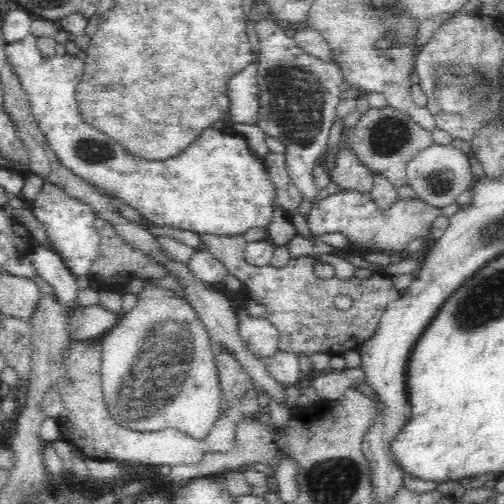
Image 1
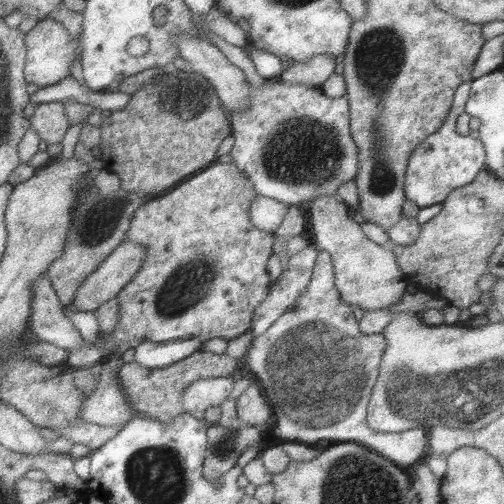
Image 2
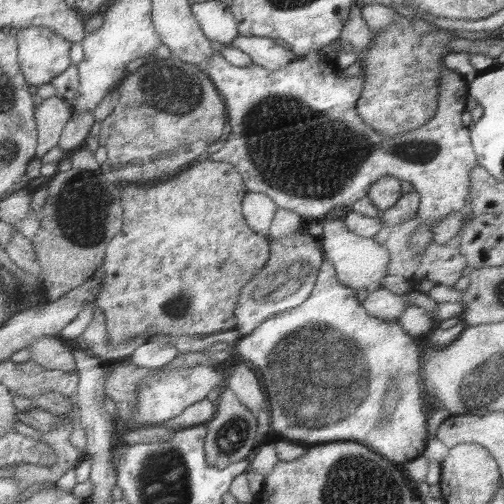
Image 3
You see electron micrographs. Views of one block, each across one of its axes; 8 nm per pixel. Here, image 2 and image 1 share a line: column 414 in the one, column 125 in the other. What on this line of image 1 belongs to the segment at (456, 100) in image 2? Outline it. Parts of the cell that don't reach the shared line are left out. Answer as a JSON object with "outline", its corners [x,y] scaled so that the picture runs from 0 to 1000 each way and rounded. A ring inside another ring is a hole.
{"outline":[[[63,67],[16,87],[12,111],[52,183],[95,290],[139,341],[167,353],[206,389],[230,389],[270,413],[290,440],[313,444],[317,452],[337,448],[341,456],[377,456],[389,464],[484,468],[496,452],[528,452],[536,444],[552,397],[548,373],[524,321],[496,306],[488,274],[409,254],[345,313],[286,317],[258,310],[242,286],[171,246],[155,222],[151,167],[159,167],[171,139],[167,115],[143,107],[87,115]]]}

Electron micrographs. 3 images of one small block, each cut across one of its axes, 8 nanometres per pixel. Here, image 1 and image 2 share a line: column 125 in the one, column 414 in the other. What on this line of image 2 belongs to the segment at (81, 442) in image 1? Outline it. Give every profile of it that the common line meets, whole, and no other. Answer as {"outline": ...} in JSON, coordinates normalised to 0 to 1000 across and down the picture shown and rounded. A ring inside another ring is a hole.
{"outline":[[[633,500],[617,560],[597,591],[589,591],[526,663],[502,671],[486,714],[506,754],[530,770],[526,786],[542,813],[542,861],[589,881],[621,881],[633,873],[657,873],[665,881],[708,877],[792,925],[823,921],[851,901],[847,849],[752,861],[736,857],[724,841],[724,806],[736,766],[752,750],[752,722],[768,683],[760,659],[720,667],[712,639],[700,631],[700,615],[700,607],[677,595],[665,571],[665,536],[653,508]]]}

